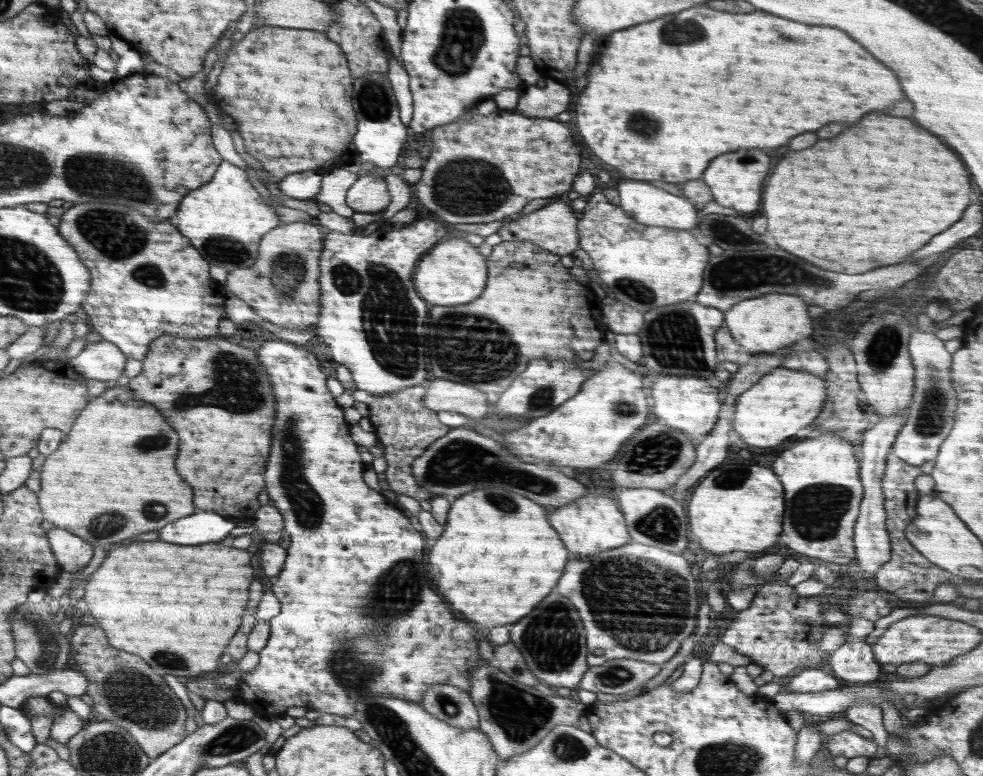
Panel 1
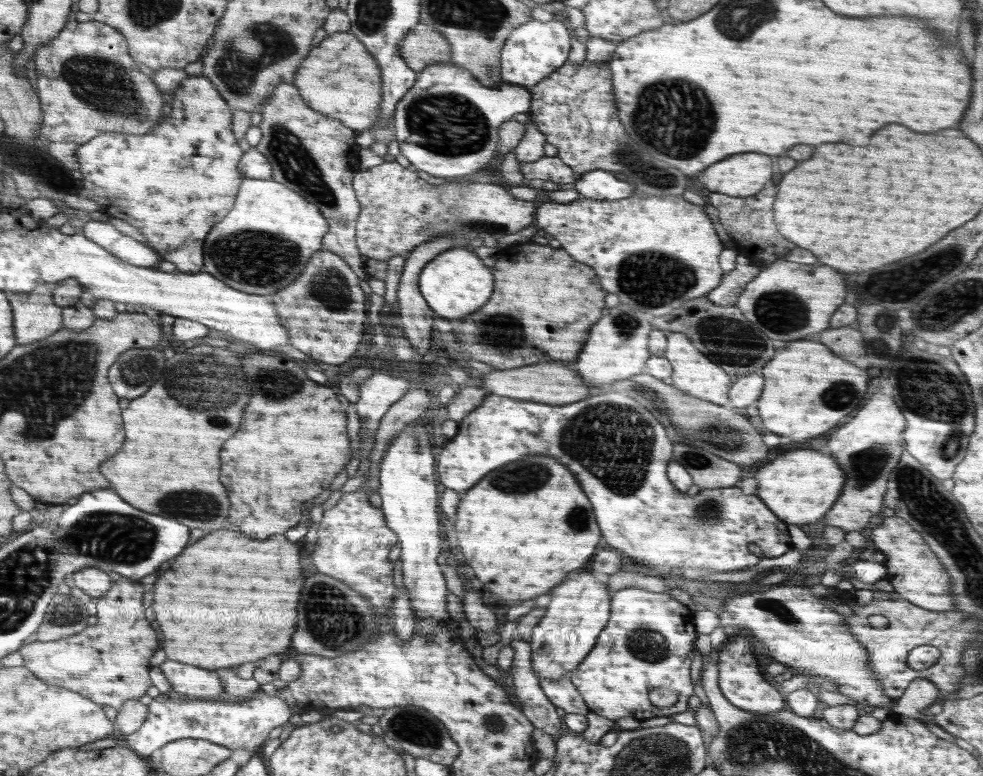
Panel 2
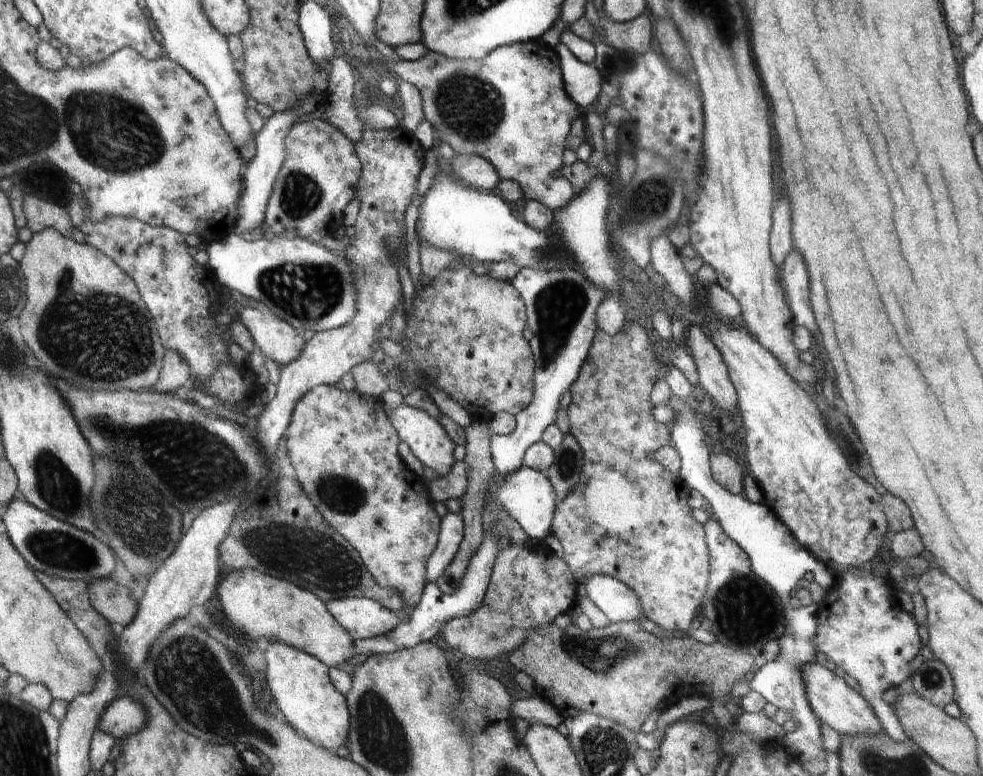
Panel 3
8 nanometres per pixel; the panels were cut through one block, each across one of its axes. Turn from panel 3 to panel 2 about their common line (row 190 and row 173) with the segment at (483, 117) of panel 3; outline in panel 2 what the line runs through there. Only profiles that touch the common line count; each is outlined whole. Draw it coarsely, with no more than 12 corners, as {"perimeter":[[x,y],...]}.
{"perimeter":[[544,156],[520,172],[533,184],[552,182],[568,187],[576,178],[557,156]]}

